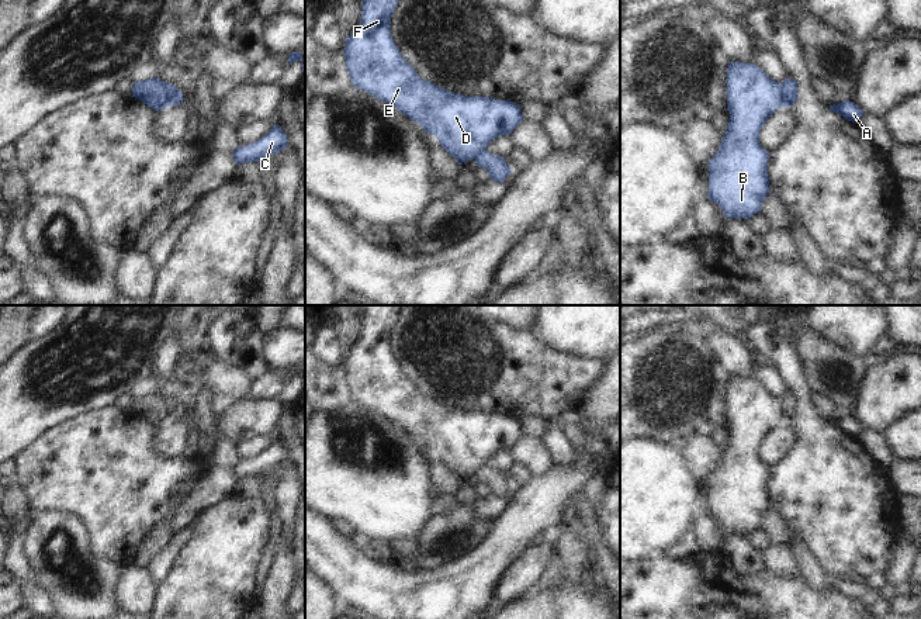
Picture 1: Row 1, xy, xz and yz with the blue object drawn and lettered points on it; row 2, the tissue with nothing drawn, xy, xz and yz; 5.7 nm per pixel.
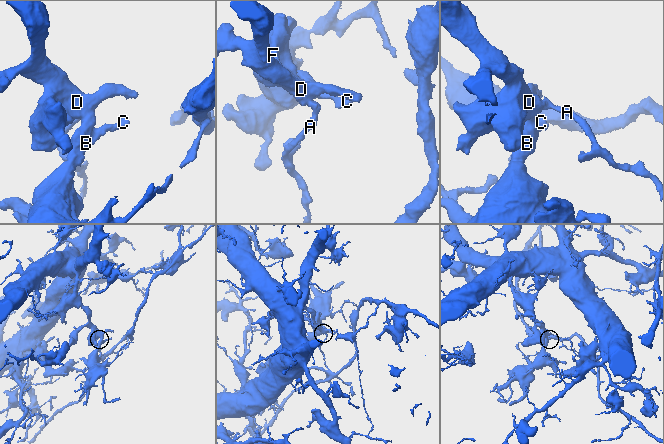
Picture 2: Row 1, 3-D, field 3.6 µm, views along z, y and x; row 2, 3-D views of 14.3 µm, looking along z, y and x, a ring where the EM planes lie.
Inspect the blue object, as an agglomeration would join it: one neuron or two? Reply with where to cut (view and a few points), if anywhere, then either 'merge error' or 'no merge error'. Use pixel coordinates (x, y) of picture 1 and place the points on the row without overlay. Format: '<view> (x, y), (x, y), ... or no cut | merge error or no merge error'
xy (163, 397), (169, 419) | merge error

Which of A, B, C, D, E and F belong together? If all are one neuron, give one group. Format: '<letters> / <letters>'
A / B C D E F

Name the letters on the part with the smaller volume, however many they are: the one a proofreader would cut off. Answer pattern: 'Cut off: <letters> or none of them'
Cut off: A

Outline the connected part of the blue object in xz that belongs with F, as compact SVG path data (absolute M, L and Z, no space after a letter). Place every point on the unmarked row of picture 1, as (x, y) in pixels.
M366 305L361 336L346 352L344 373L352 401L373 409L433 449L460 480L475 474L498 452L509 450L524 433L520 421L509 415L454 409L422 394L404 374L391 352L391 331L401 305Z

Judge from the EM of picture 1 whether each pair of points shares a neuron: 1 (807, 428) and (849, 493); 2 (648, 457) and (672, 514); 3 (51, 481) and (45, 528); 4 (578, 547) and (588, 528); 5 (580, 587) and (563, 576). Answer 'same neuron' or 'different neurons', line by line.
1: same neuron
2: same neuron
3: different neurons
4: different neurons
5: different neurons

